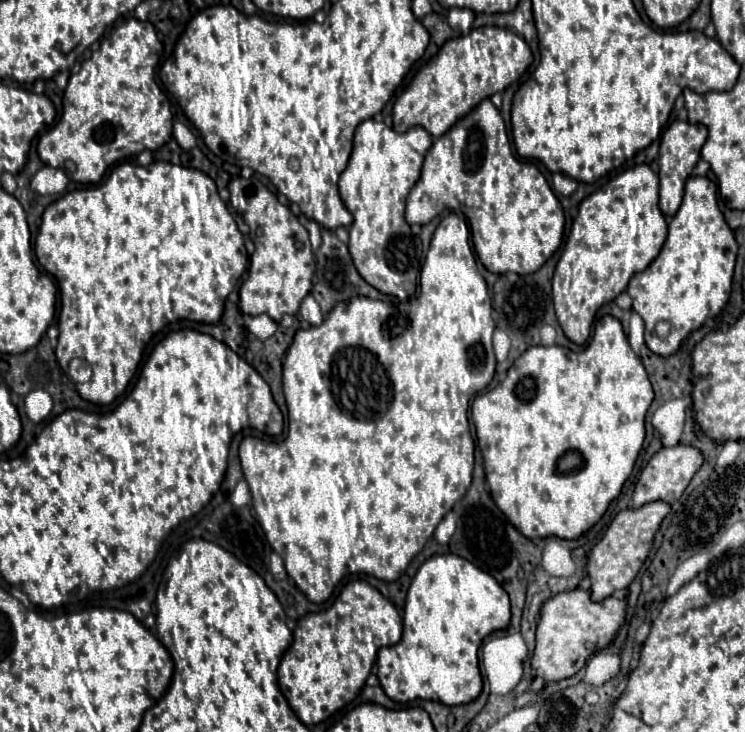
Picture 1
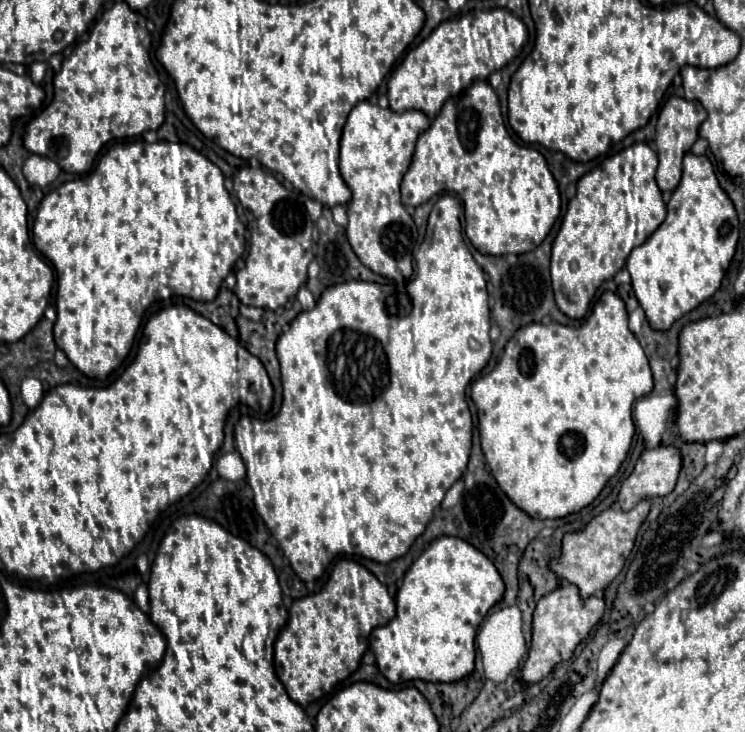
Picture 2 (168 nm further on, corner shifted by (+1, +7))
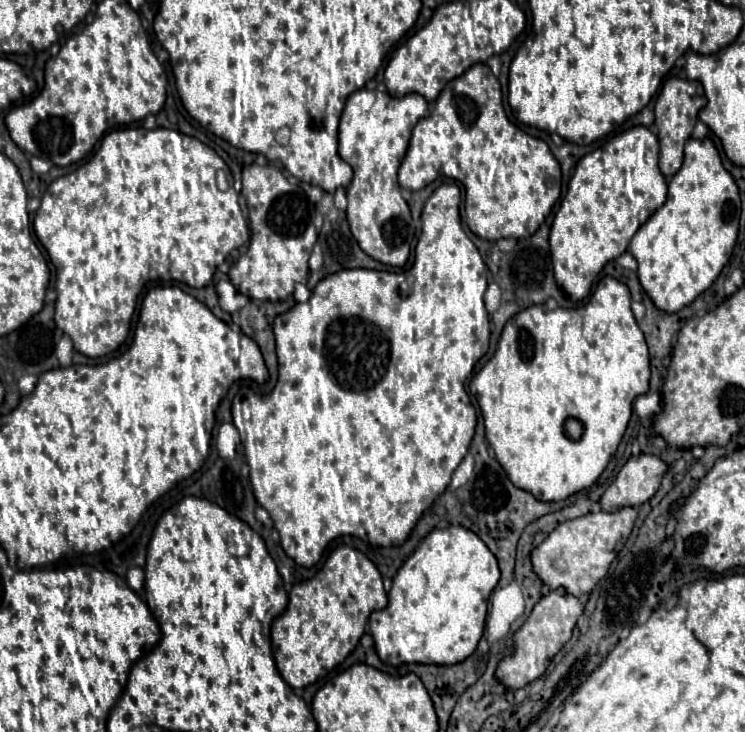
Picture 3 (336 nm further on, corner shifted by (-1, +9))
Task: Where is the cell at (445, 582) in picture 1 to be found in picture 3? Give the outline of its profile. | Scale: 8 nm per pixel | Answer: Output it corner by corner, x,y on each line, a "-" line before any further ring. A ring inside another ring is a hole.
462,525
432,529
402,563
388,591
388,605
372,611
368,631
384,663
454,665
474,653
484,631
488,597
500,579
494,553

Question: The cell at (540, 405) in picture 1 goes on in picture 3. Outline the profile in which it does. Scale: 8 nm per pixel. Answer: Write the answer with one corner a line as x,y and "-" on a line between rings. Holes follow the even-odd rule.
606,275
598,281
592,297
576,309
562,309
562,307
546,309
544,305
530,305
524,311
516,313
512,319
508,319
504,325
504,331
500,335
500,343
498,343
494,357
472,377
470,393
478,399
478,405
480,405
484,423
486,423
486,439
488,439
490,447
494,449
496,459
506,469
510,481
514,481
514,485
518,485
520,489
530,489
530,493
534,493
534,497
538,497
540,501
560,501
584,487
590,487
602,475
602,471
606,469
610,457
614,455
614,451
626,431
626,425
632,415
632,401
638,395
648,391
648,381
650,381
648,347
644,341
644,333
640,331
640,327
632,315
632,309
630,309
630,291
622,281
-
568,423
574,423
574,425
580,423
580,431
570,431

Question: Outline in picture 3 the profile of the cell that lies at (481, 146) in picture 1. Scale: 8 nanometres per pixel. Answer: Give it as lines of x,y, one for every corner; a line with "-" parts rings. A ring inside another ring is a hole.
476,63
460,77
448,81
430,115
422,117
412,129
408,151
398,169
398,183
410,191
418,191
432,183
434,171
438,171
442,177
458,179
466,191
464,209
468,229
488,241
498,241
500,237
530,237
542,225
560,197
560,165
550,153
550,147
546,141
532,137
510,123
500,97
500,83
486,63

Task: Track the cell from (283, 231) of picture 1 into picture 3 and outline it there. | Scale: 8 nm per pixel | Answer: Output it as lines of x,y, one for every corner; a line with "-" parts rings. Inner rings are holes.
252,163
242,171
242,195
246,197
246,205
250,209
250,229
252,241
244,255
240,255
228,271
230,281
234,287
244,293
246,297
260,299
260,301
280,301
294,293
296,283
308,281
308,257
316,243
316,227
314,227
314,205
306,199
300,185
292,185
280,169
272,165
256,165

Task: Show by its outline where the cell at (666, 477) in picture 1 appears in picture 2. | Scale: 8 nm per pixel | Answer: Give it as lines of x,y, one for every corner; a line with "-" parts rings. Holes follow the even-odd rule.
660,445
644,451
636,461
634,471
620,487
620,509
630,511
642,499
654,499
672,493
680,469
682,453
674,445

